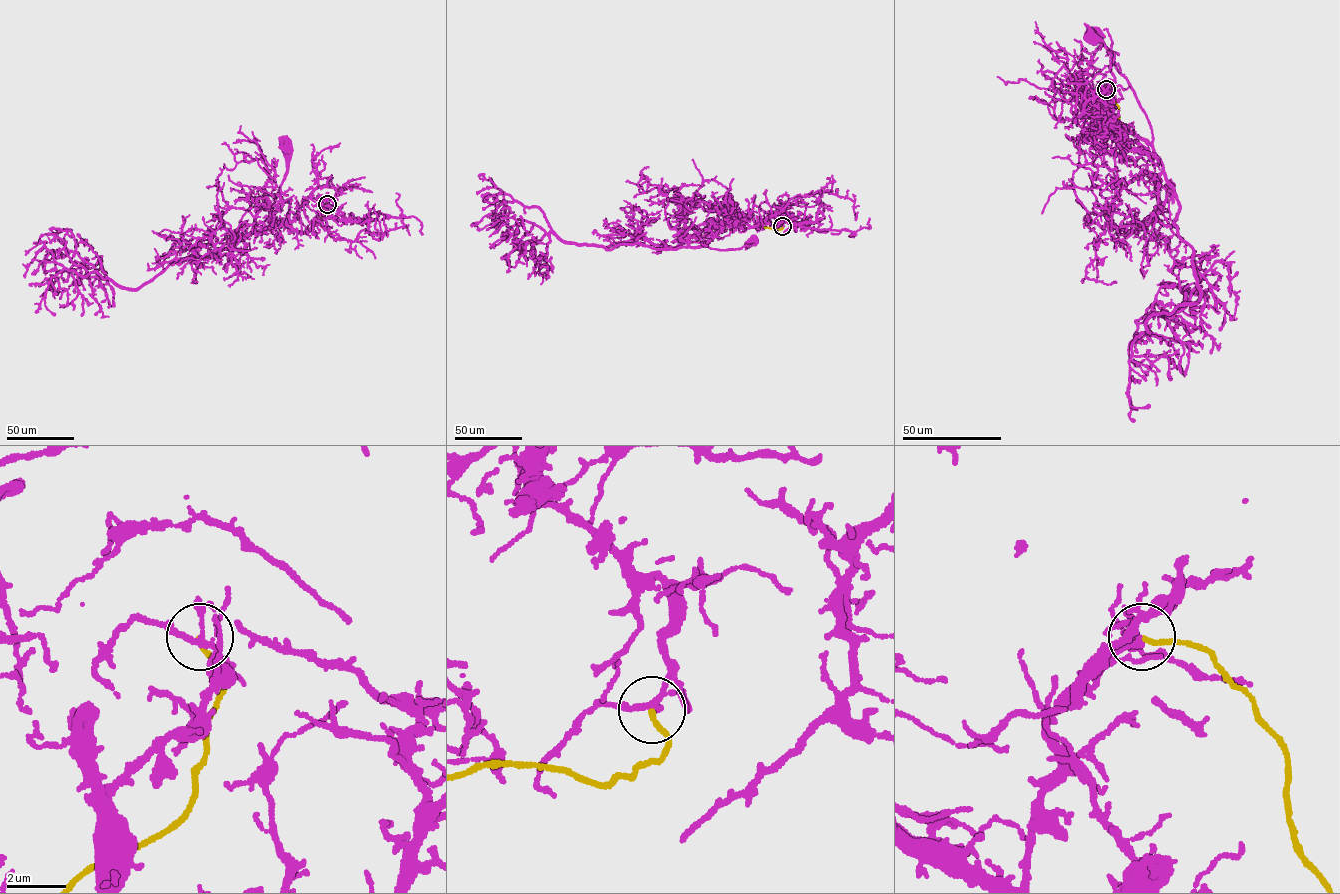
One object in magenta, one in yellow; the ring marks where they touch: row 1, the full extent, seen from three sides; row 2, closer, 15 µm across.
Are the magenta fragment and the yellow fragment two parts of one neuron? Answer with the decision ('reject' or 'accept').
reject

